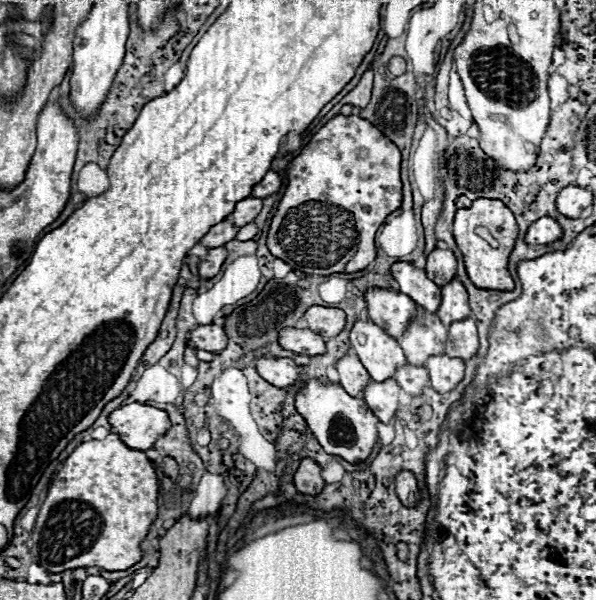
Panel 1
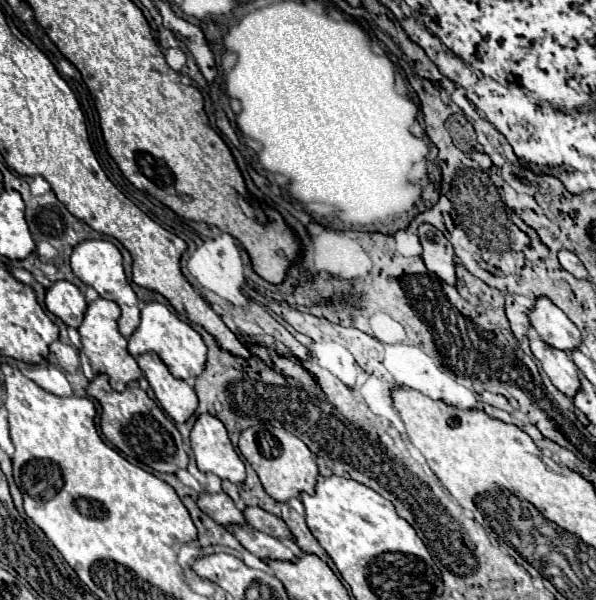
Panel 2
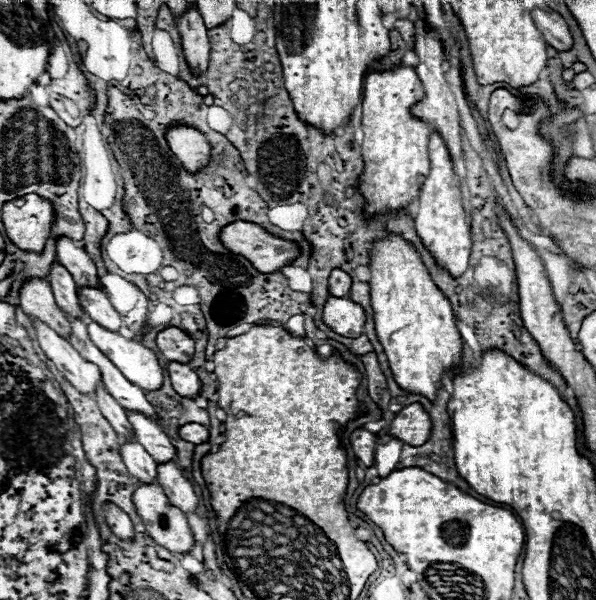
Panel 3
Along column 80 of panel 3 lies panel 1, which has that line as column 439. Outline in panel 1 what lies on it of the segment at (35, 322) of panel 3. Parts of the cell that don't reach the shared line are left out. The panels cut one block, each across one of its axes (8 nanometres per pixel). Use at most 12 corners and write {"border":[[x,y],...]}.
{"border":[[450,356],[426,362],[432,388],[454,390],[464,378],[464,362]]}

